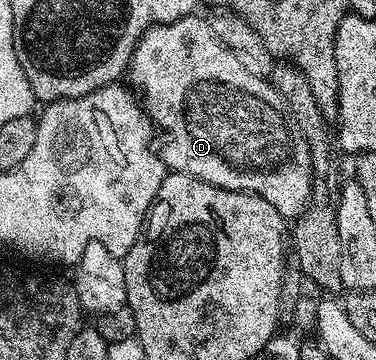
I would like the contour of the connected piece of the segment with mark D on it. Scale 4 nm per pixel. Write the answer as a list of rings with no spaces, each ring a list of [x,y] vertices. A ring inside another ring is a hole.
[[[199,17],[149,27],[131,57],[130,85],[139,86],[137,94],[147,117],[158,129],[159,126],[163,129],[163,135],[157,138],[157,153],[168,171],[188,174],[239,196],[254,196],[266,205],[268,202],[281,217],[294,220],[311,200],[309,144],[270,81],[264,75],[262,78],[254,74],[240,55],[225,48],[225,44],[213,36],[210,21]]]

